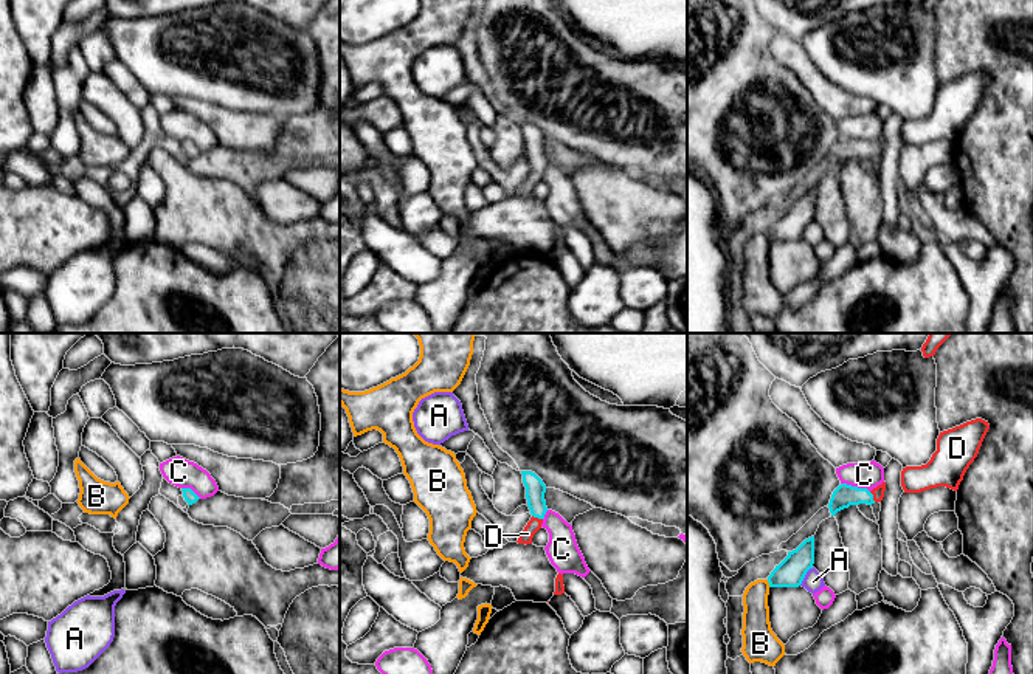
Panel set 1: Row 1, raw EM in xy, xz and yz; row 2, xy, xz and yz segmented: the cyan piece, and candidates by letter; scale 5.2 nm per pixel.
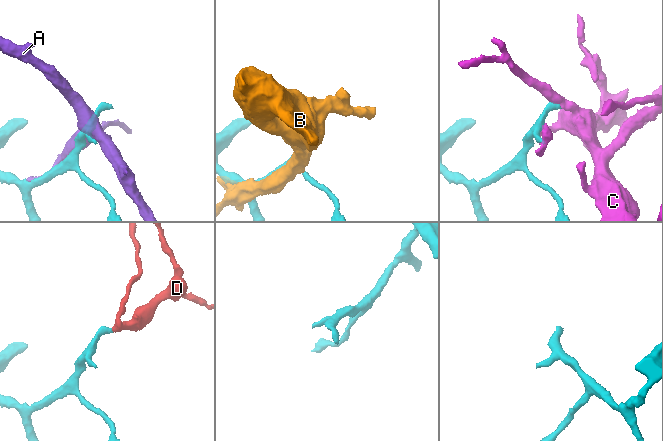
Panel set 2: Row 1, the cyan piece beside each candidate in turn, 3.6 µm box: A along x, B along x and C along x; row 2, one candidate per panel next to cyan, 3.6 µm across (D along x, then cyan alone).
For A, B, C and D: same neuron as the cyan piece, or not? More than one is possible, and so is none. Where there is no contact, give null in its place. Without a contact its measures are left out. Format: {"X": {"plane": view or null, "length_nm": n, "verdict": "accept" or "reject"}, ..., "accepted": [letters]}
{"A": {"plane": "yz", "length_nm": 120, "verdict": "reject"}, "B": {"plane": "yz", "length_nm": 40, "verdict": "reject"}, "C": {"plane": "yz", "length_nm": 160, "verdict": "reject"}, "D": {"plane": "xz", "length_nm": 60, "verdict": "accept"}, "accepted": ["D"]}

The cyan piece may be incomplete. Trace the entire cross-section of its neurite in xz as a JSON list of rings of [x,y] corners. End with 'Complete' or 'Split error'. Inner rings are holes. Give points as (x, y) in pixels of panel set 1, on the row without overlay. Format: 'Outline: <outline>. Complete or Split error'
Outline: [[[521,124],[523,136],[526,139],[527,160],[530,163],[530,174],[524,180],[523,186],[518,191],[518,197],[532,197],[534,187],[541,181],[544,167],[548,164],[544,146],[546,138],[543,133],[532,124]]]. Split error

